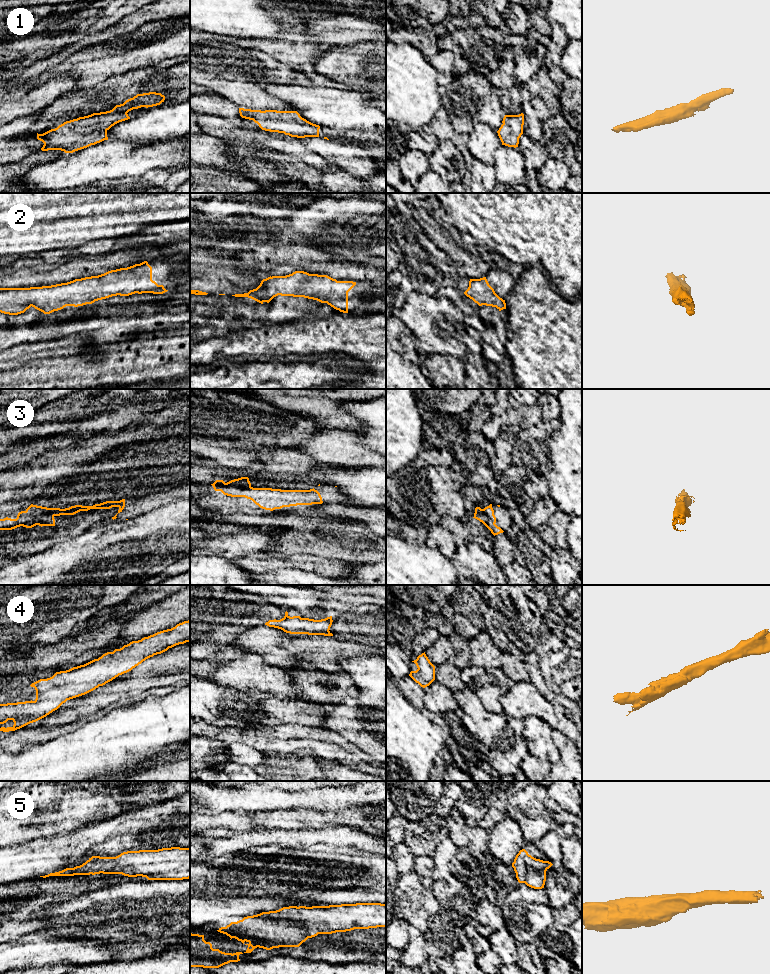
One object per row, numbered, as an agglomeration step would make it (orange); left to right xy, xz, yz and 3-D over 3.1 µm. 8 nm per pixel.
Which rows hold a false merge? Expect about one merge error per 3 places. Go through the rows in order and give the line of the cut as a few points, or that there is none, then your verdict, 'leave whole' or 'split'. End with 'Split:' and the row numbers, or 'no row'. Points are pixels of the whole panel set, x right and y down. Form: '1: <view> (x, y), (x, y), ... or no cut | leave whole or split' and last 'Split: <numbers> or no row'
1: no cut | leave whole
2: no cut | leave whole
3: no cut | leave whole
4: no cut | leave whole
5: no cut | leave whole
Split: no row

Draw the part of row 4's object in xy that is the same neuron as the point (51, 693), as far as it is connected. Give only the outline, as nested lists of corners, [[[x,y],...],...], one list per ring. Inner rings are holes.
[[[190,620],[132,641],[84,665],[40,679],[30,685],[36,690],[34,701],[0,704],[0,724],[8,720],[14,722],[12,727],[1,727],[0,731],[15,731],[36,722],[57,710],[67,700],[85,695],[131,671],[146,659],[186,642],[190,642]]]

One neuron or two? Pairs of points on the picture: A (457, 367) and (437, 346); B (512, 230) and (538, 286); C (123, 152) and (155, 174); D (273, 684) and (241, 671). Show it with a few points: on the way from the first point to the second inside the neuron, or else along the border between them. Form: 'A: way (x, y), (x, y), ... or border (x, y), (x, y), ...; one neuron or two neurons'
A: border (427, 355), (450, 354), (464, 362); two neurons
B: border (534, 265), (526, 267); two neurons
C: border (172, 172), (163, 168), (152, 168), (140, 177); two neurons
D: way (265, 681), (249, 674); one neuron

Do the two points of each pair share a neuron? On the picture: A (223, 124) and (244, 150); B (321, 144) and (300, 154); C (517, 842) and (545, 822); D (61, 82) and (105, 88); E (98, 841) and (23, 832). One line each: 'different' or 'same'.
A: same
B: different
C: different
D: different
E: different

